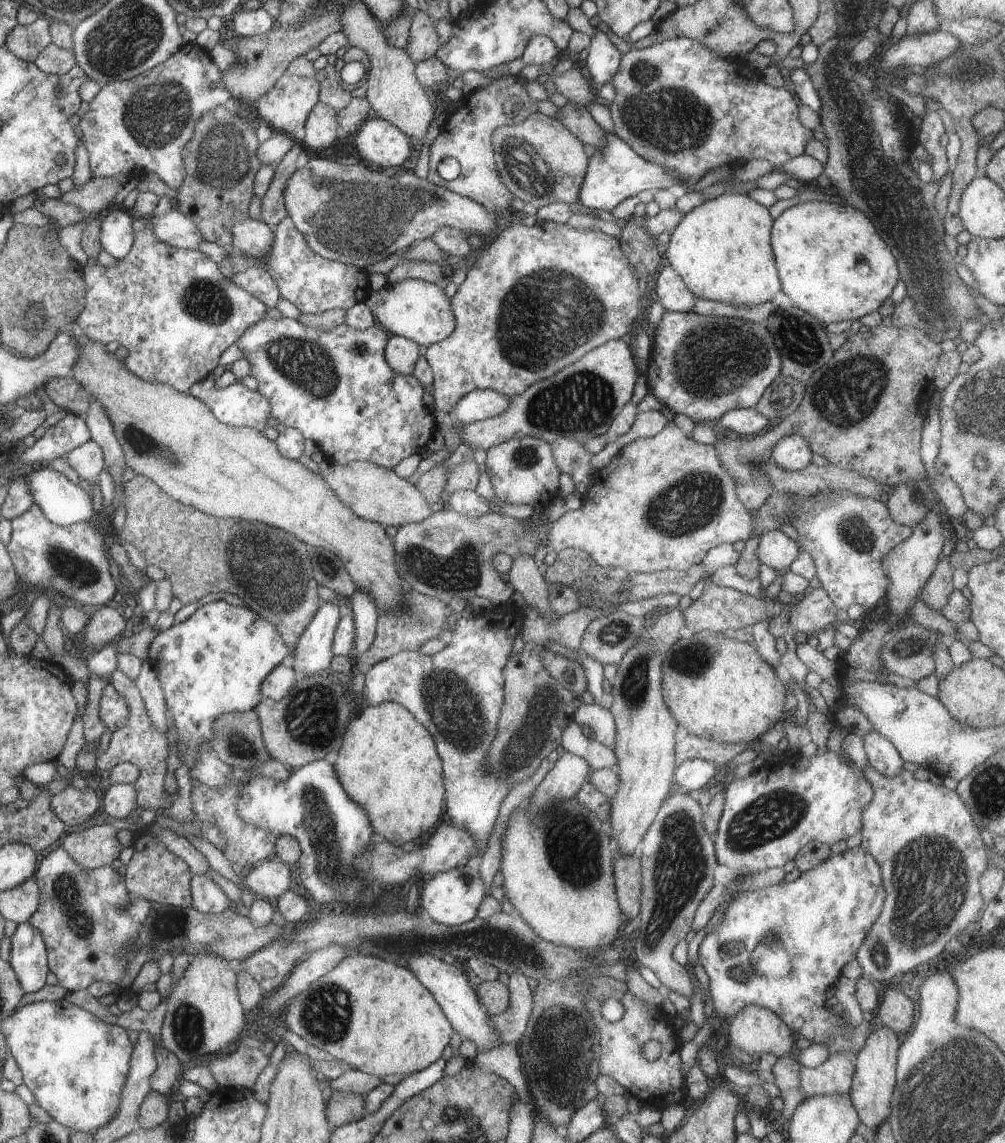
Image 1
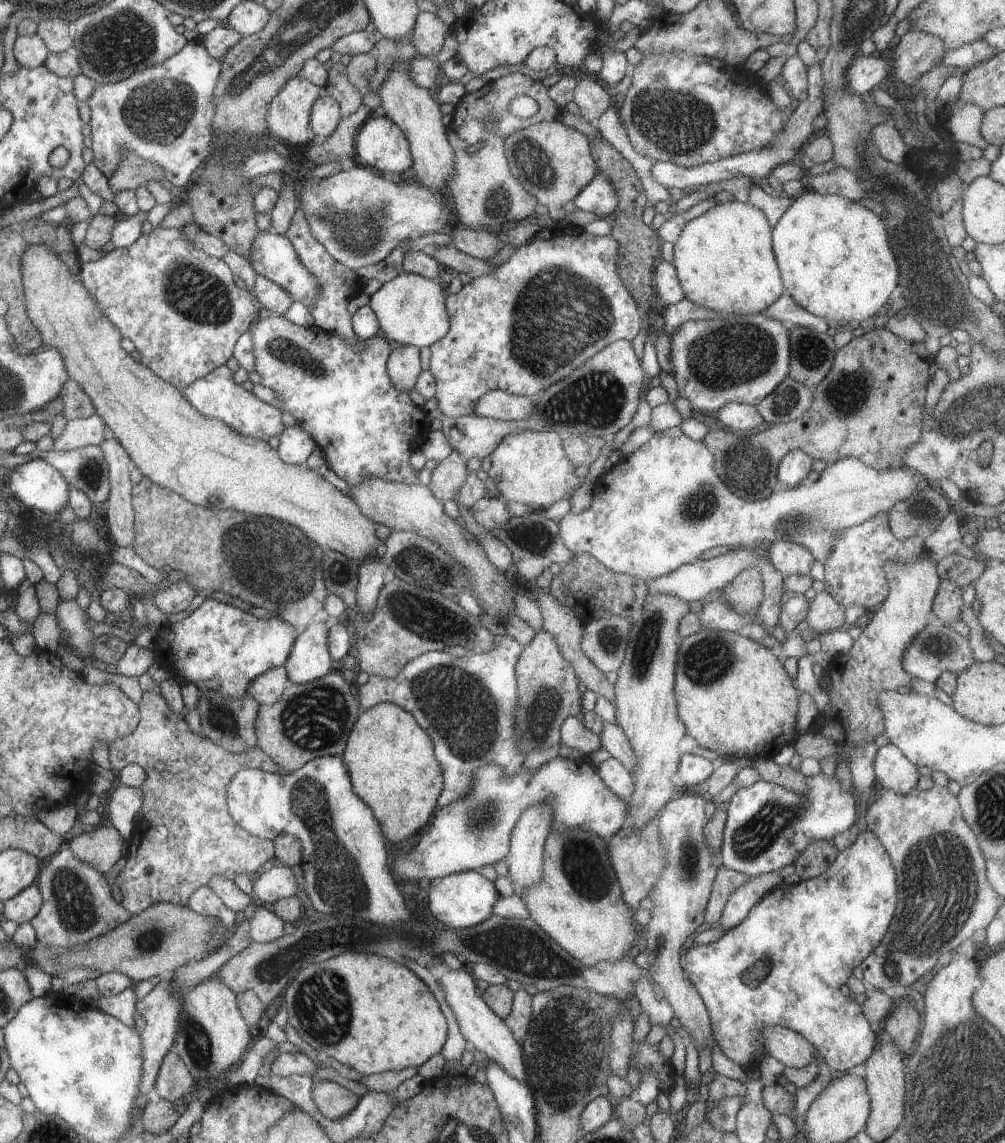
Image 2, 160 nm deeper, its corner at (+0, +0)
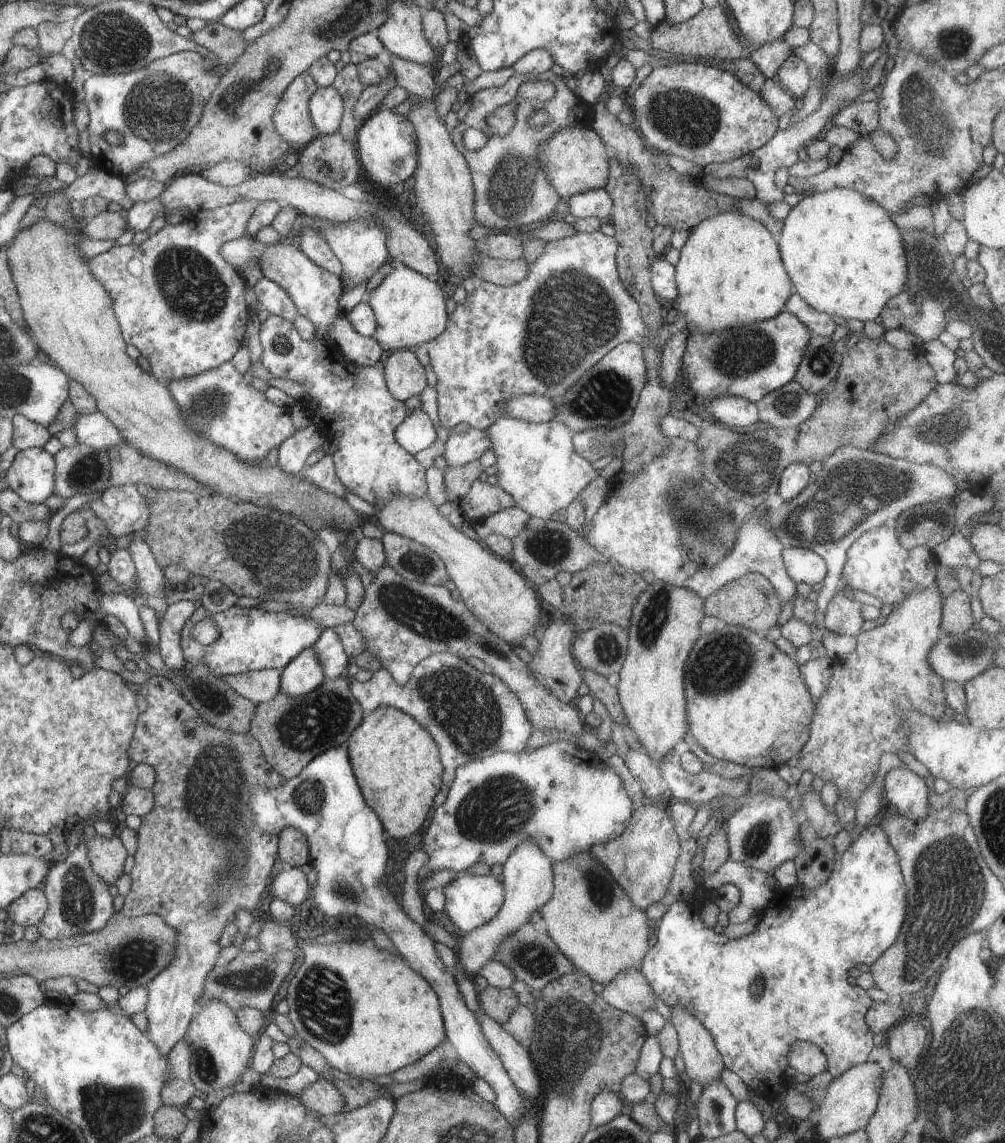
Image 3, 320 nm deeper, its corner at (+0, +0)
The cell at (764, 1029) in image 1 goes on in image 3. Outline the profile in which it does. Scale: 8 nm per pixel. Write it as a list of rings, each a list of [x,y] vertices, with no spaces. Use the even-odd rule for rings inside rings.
[[[805,1041],[794,1042],[787,1058],[790,1067],[808,1078],[822,1074],[828,1068],[824,1052],[818,1046]]]

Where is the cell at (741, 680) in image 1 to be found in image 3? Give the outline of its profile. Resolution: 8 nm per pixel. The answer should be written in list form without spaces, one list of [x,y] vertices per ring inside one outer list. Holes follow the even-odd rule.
[[[730,625],[727,628],[730,628],[728,634],[716,630],[701,635],[686,660],[684,692],[690,734],[713,758],[749,768],[778,769],[806,745],[815,704],[800,678],[796,660],[785,654],[782,647],[745,627]]]

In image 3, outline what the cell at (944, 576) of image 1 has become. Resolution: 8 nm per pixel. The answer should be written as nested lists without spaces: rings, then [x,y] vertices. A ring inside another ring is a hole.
[[[962,590],[953,592],[943,604],[941,631],[945,633],[964,633],[973,629],[971,598]]]

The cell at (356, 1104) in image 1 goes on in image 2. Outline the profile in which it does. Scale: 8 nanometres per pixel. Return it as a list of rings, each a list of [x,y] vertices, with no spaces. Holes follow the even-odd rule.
[[[320,1081],[312,1088],[313,1103],[322,1116],[338,1120],[352,1113],[360,1101],[351,1090],[331,1081]]]

